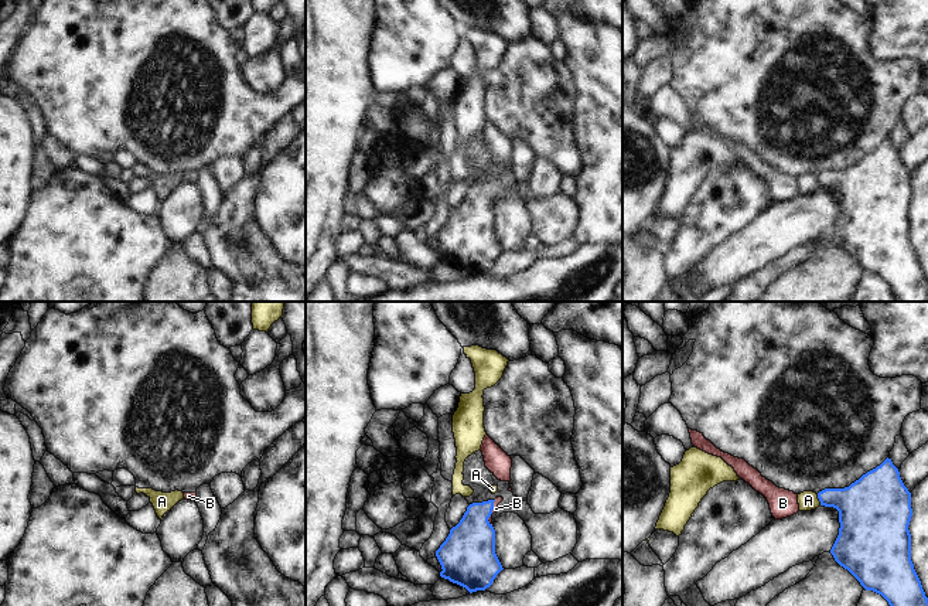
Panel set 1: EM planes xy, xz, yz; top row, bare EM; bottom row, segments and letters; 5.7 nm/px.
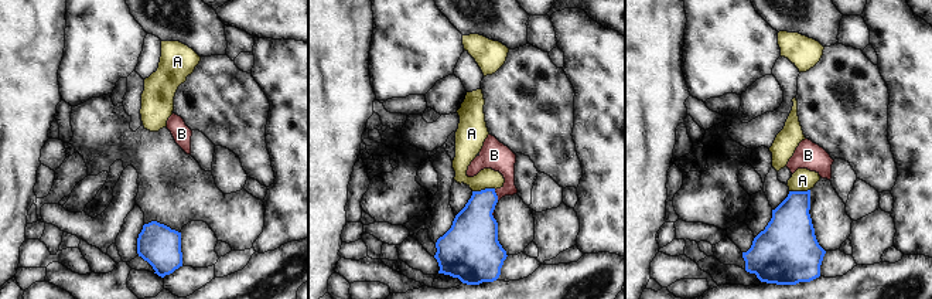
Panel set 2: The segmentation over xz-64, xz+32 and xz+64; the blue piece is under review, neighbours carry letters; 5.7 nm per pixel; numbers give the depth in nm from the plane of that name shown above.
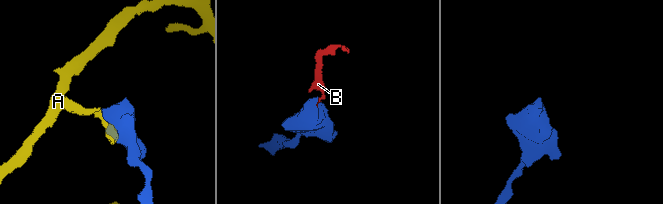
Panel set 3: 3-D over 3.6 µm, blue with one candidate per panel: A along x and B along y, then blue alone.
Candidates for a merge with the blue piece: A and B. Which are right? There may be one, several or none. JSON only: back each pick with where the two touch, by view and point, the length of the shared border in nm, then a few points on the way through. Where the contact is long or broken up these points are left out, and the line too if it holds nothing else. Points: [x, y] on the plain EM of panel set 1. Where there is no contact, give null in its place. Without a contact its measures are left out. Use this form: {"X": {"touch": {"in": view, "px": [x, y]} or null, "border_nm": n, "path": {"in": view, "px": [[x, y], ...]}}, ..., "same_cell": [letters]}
{"B": {"touch": {"in": "xz", "px": [491, 196]}, "border_nm": 150, "path": {"in": "xz", "px": [[468, 232], [474, 213], [491, 196], [492, 189], [498, 183]]}}, "same_cell": ["B"]}

